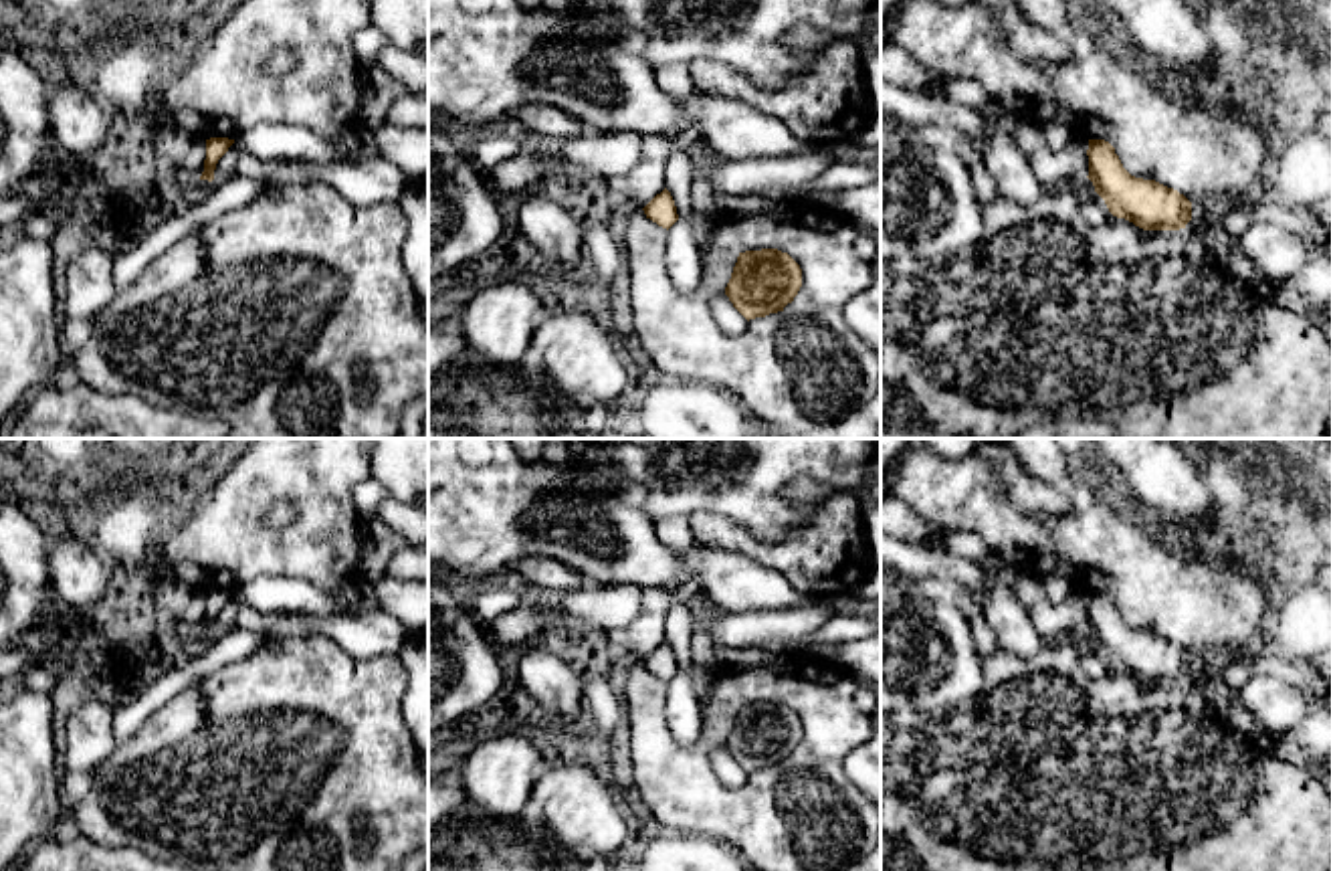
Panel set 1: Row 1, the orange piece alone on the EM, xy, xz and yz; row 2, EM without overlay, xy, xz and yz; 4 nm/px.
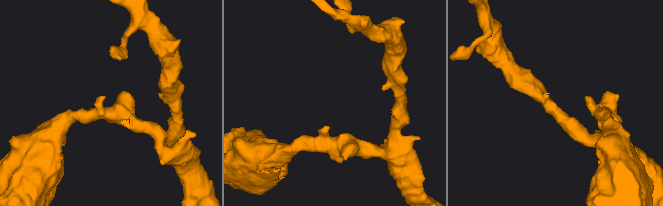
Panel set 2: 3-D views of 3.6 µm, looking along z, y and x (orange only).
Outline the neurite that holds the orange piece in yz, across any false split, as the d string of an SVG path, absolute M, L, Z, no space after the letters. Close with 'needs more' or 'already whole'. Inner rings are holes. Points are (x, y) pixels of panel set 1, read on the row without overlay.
M1089 592L1089 633L1109 665L1143 683L1180 683L1192 673L1192 655L1155 633L1131 628L1115 600L1105 592Z; already whole

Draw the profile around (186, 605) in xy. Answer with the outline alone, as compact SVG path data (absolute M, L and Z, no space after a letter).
M164 578L153 590L156 610L170 612L182 628L200 631L206 612L206 592L192 590L172 578Z

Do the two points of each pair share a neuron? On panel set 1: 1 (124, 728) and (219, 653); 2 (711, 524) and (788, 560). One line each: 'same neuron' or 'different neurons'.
1: same neuron
2: same neuron

